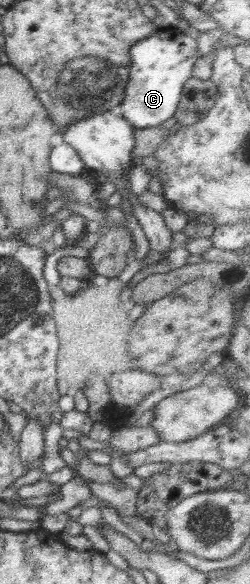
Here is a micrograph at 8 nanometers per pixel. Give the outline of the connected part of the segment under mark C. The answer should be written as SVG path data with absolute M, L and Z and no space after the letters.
M176 28L159 29L158 35L133 43L129 56L129 81L125 86L123 102L117 106L117 112L135 128L158 127L174 117L183 86L187 79L193 77L193 67L201 57L197 39L192 39L190 35L185 35Z

